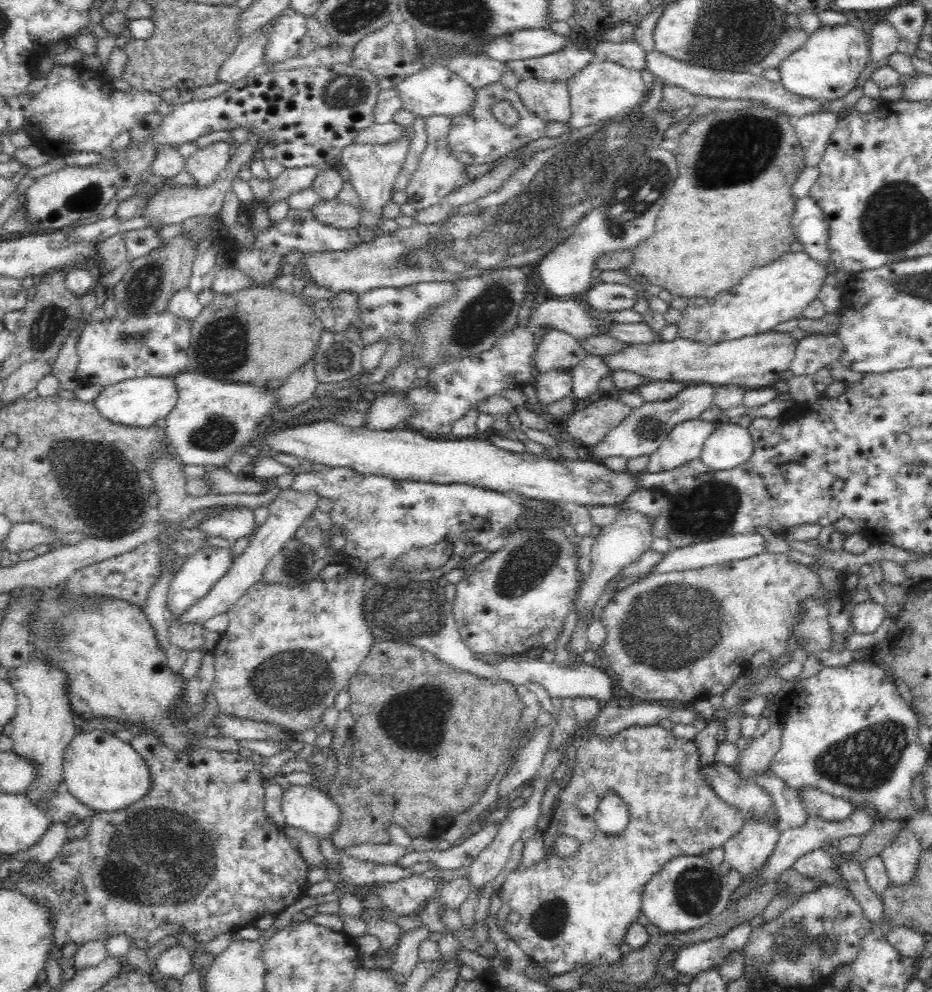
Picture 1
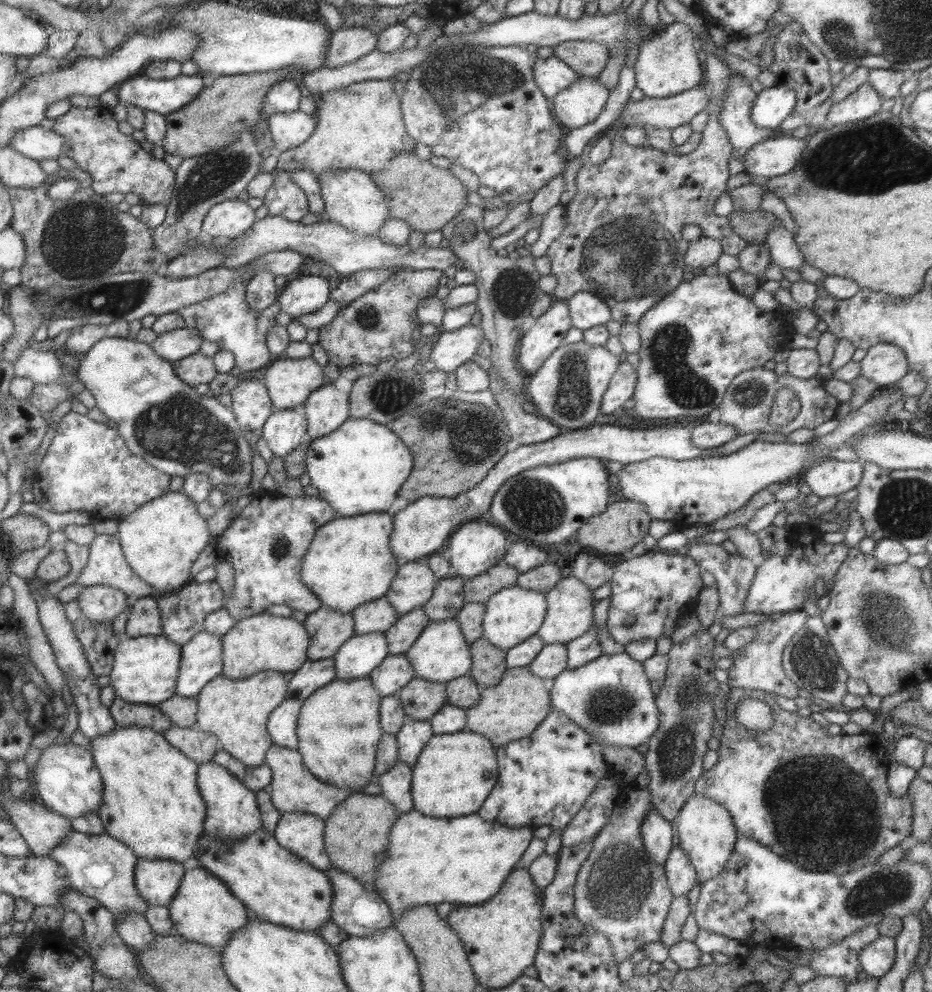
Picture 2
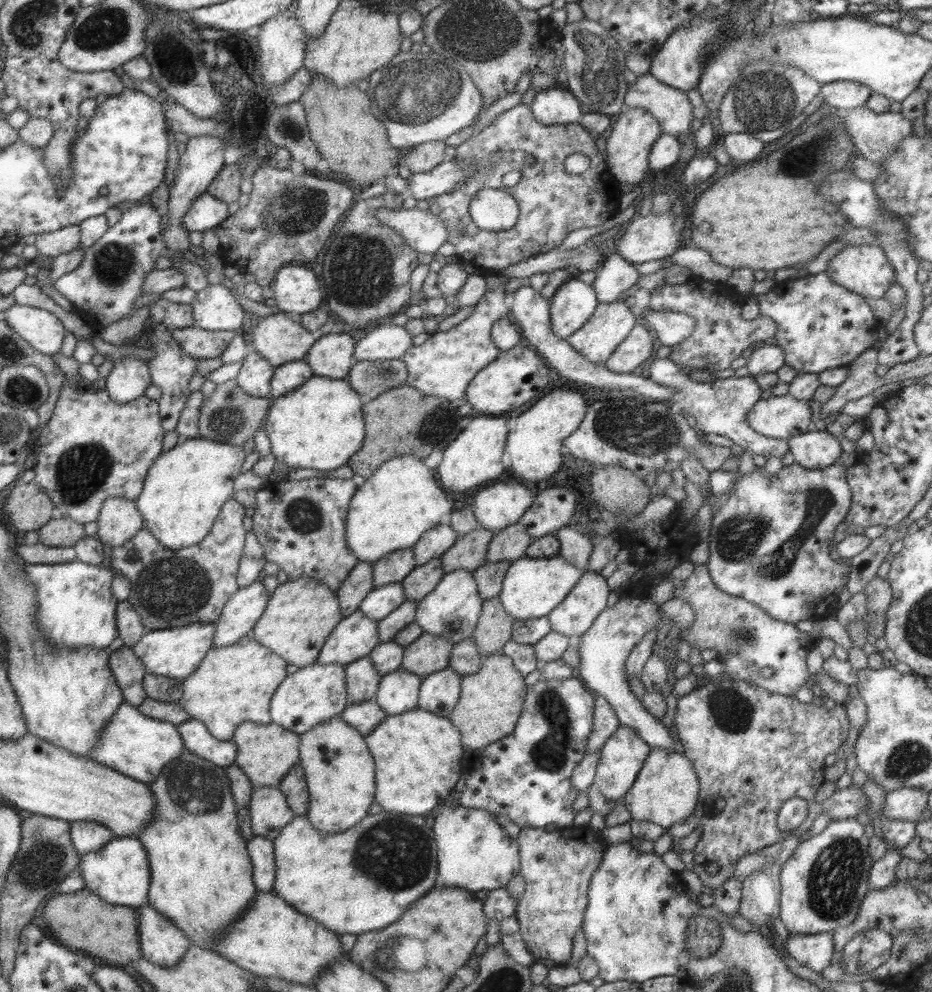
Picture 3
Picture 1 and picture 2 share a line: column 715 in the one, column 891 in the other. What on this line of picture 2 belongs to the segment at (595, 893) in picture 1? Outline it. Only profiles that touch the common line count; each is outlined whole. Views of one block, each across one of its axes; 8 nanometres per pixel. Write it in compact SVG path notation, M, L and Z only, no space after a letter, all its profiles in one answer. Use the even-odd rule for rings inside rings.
M734 687L730 691L726 700L719 701L717 708L722 725L715 750L717 763L709 770L701 770L695 780L694 794L722 804L731 815L737 834L766 846L802 869L838 875L873 864L881 854L899 845L910 834L911 799L907 794L897 797L889 791L886 774L891 760L877 734L860 732L829 736L825 727L811 717L781 710L770 693ZM745 698L761 700L771 708L775 722L767 731L749 731L735 722L733 712Z

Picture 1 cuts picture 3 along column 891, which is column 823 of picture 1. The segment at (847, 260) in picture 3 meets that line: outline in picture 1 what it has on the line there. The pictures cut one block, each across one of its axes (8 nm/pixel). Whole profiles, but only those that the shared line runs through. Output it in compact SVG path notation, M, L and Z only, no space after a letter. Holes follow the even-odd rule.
M804 251L786 252L770 264L755 268L736 286L732 286L712 298L689 297L686 299L687 306L681 311L682 318L677 322L677 338L712 346L719 342L772 330L781 322L786 322L791 318L801 318L804 309L816 298L826 275L828 275L827 270L821 264L814 262Z

